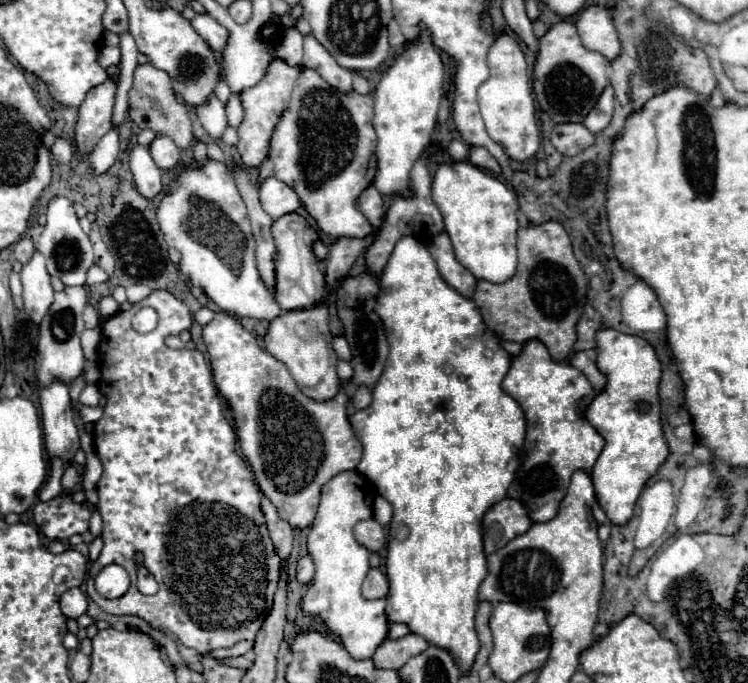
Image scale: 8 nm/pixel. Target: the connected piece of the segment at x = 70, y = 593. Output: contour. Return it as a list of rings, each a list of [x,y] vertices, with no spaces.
[[[71,588],[65,594],[61,594],[59,606],[67,618],[79,618],[87,612],[87,598],[79,588]]]

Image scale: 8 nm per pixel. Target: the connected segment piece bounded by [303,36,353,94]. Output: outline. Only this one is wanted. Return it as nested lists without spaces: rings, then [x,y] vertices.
[[[305,36],[305,56],[303,56],[303,66],[313,68],[329,86],[337,88],[343,94],[349,94],[353,90],[353,72],[343,70],[331,54],[315,42],[313,36]]]

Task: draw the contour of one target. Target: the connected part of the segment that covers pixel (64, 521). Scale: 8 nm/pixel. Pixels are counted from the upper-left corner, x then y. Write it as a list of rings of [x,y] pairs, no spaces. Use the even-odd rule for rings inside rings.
[[[57,496],[49,502],[39,502],[33,510],[35,524],[51,540],[69,540],[73,534],[89,530],[91,512],[75,504],[71,496]]]

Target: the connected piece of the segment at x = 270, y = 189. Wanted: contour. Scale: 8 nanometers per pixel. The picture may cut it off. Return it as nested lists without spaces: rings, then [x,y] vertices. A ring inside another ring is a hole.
[[[275,176],[267,178],[263,182],[263,186],[259,188],[259,192],[261,192],[261,206],[273,220],[277,220],[285,214],[297,212],[301,206],[295,190],[291,190],[289,186],[279,182]]]

